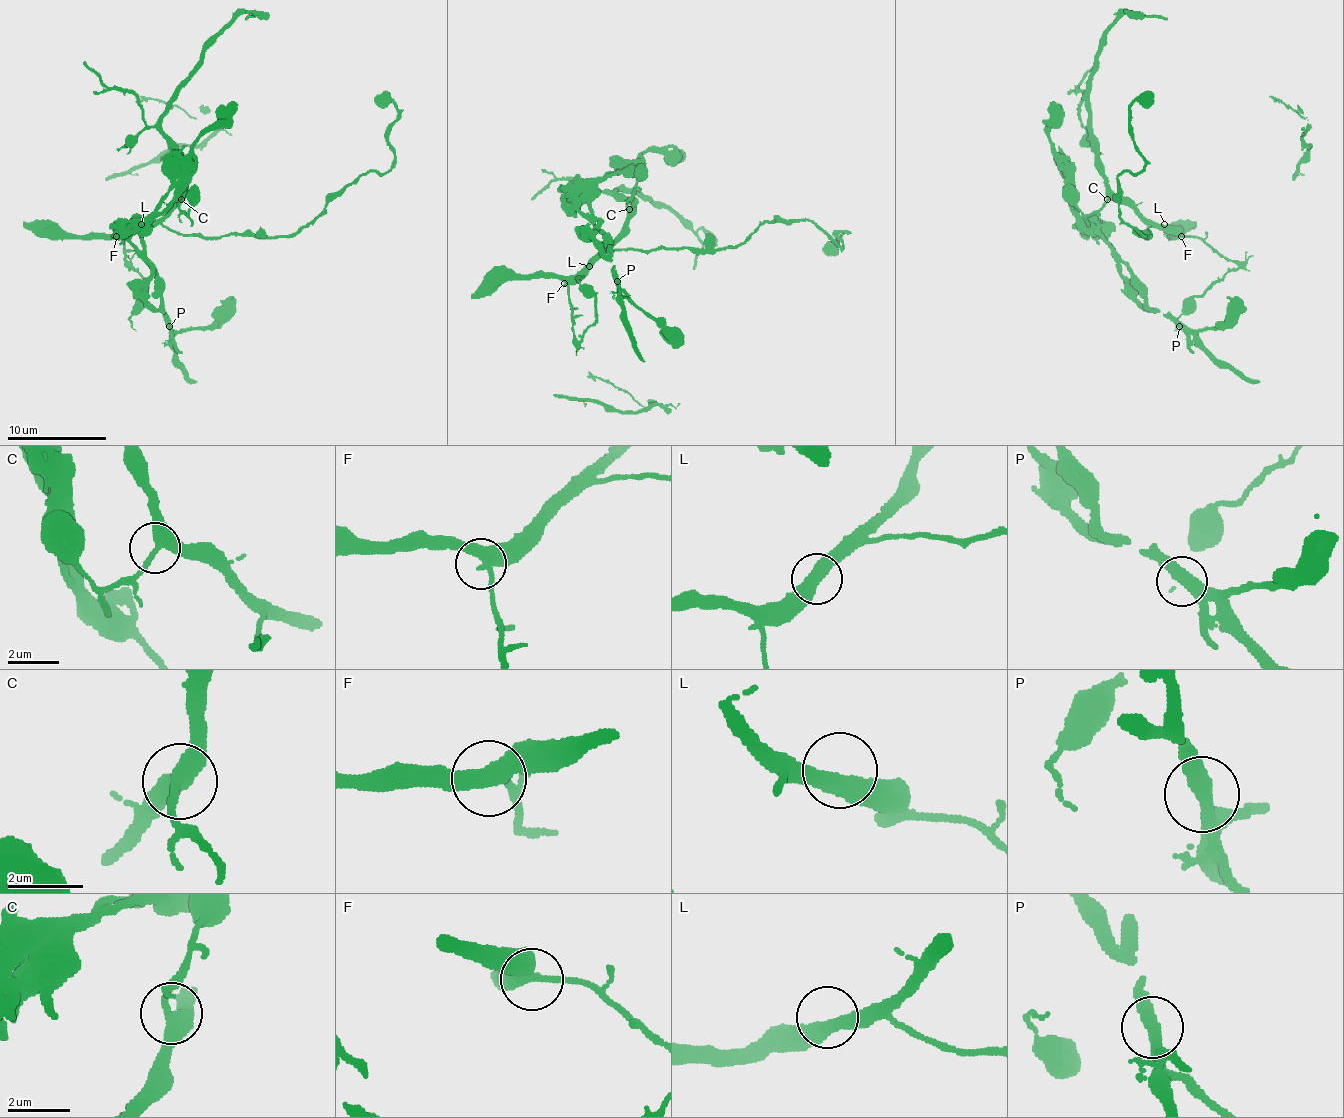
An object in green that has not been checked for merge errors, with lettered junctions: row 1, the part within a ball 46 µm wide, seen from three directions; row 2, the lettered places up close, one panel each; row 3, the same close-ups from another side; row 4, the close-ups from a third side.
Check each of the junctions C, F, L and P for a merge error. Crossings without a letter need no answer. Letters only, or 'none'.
P

